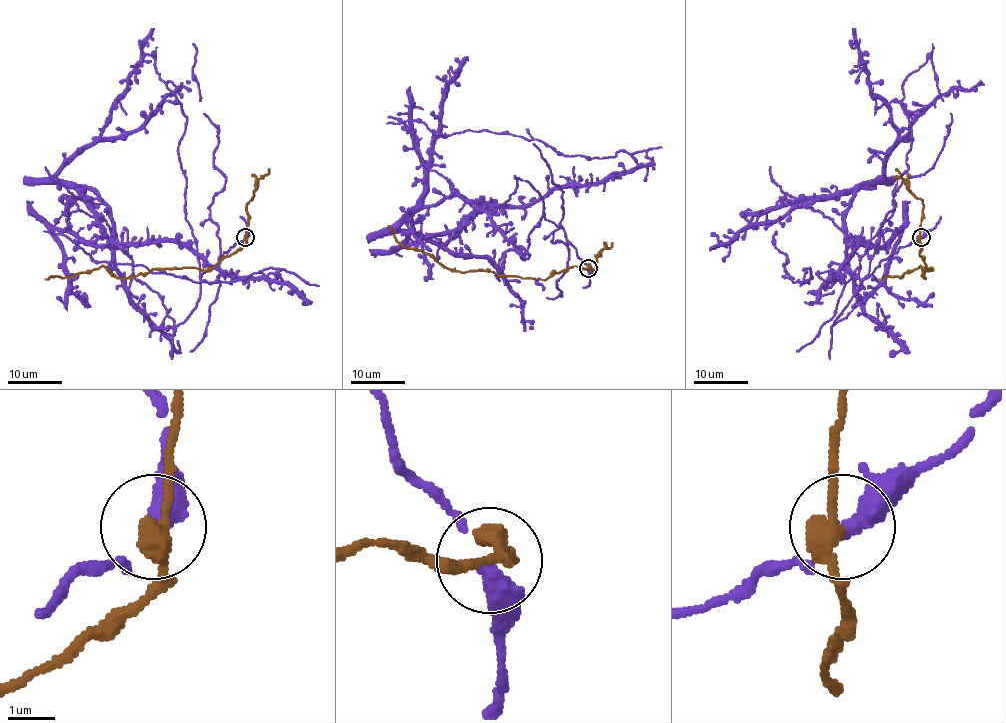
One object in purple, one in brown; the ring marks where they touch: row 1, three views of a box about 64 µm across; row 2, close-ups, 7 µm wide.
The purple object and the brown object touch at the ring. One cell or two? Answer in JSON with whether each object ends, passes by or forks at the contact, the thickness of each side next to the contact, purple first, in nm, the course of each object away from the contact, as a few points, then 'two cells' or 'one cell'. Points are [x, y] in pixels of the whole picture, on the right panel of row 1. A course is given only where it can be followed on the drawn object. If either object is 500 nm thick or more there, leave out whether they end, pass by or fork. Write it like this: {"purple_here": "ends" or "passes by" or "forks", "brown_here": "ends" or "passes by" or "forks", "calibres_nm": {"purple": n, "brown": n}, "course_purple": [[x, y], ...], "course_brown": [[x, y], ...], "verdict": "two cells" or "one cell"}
{"purple_here": "passes by", "brown_here": "passes by", "calibres_nm": {"purple": 320, "brown": 360}, "course_purple": [[920, 237], [833, 323], [856, 302], [867, 248], [837, 277], [810, 267], [793, 282], [777, 230]], "course_brown": [[920, 237], [919, 252], [930, 270], [933, 267], [923, 273], [924, 277], [919, 266], [901, 277], [878, 280]], "verdict": "two cells"}

